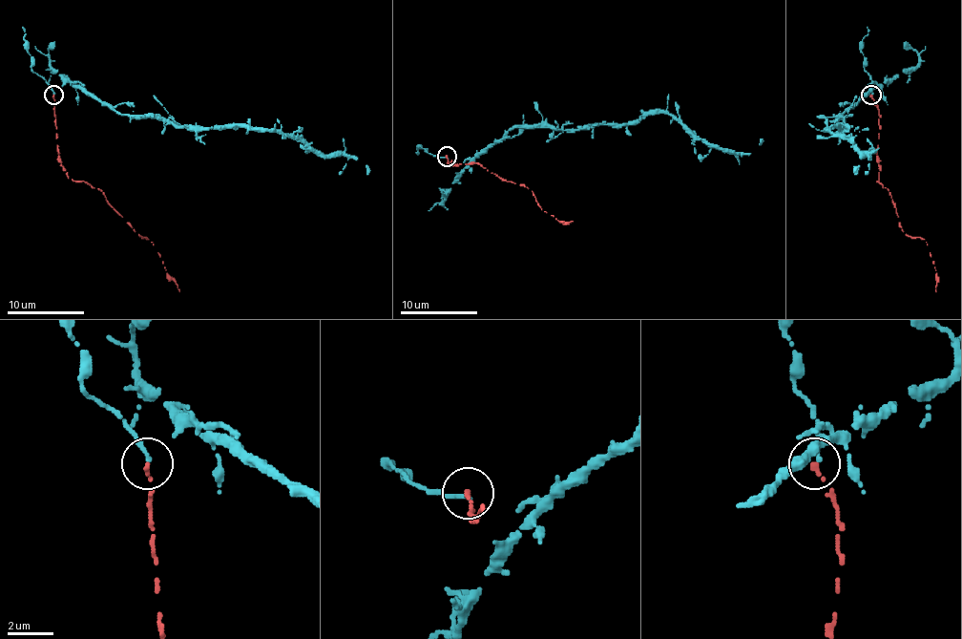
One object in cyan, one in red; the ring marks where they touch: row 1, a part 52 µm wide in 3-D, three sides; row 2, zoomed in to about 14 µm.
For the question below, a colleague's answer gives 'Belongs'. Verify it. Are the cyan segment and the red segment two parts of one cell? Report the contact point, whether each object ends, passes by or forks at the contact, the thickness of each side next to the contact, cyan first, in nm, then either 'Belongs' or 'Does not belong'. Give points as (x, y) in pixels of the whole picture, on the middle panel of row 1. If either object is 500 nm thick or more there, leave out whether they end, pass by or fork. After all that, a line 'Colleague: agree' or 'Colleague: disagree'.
Place: (447, 156). At the ring cyan ends. At the ring red ends. Thickness 200 nm (cyan) against 200 nm. Belongs
Colleague: agree

